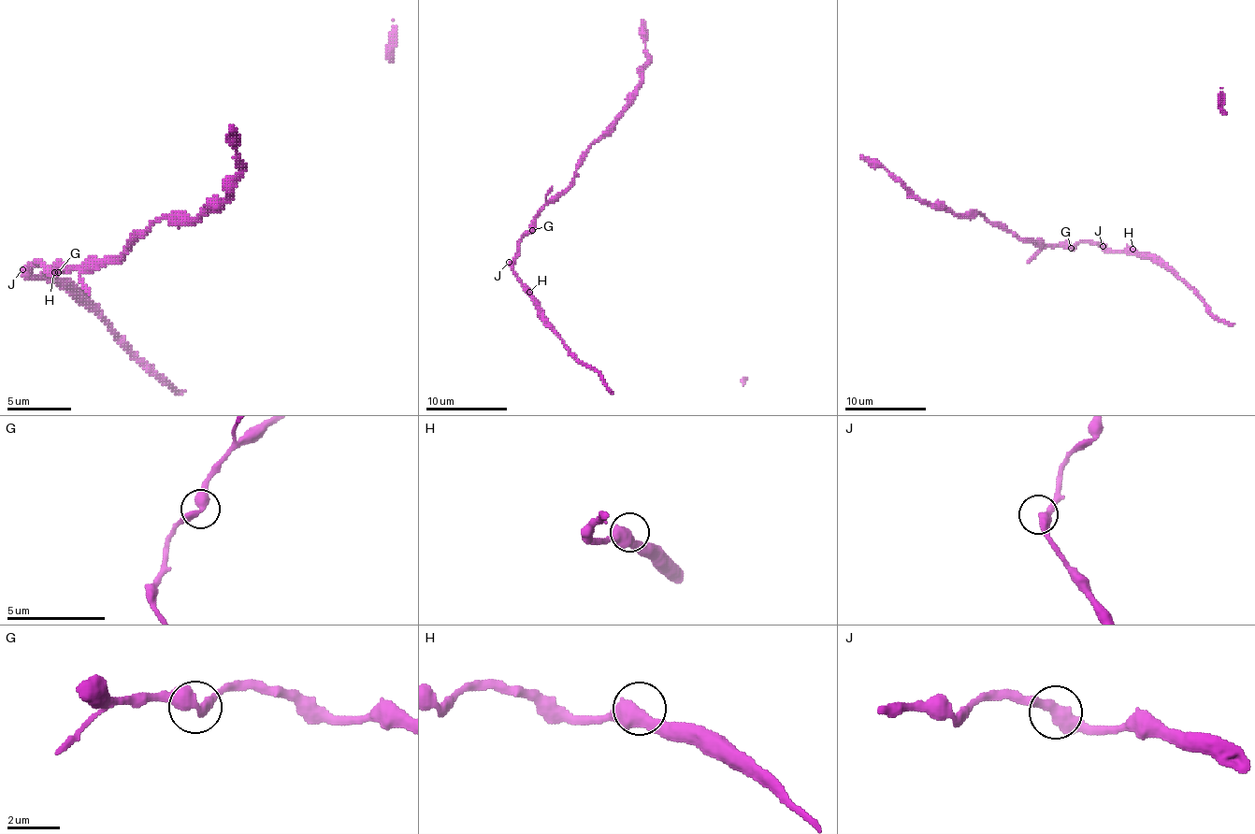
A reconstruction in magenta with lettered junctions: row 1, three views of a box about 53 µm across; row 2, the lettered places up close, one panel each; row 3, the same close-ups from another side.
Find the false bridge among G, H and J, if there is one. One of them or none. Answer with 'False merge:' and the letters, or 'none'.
False merge: none

